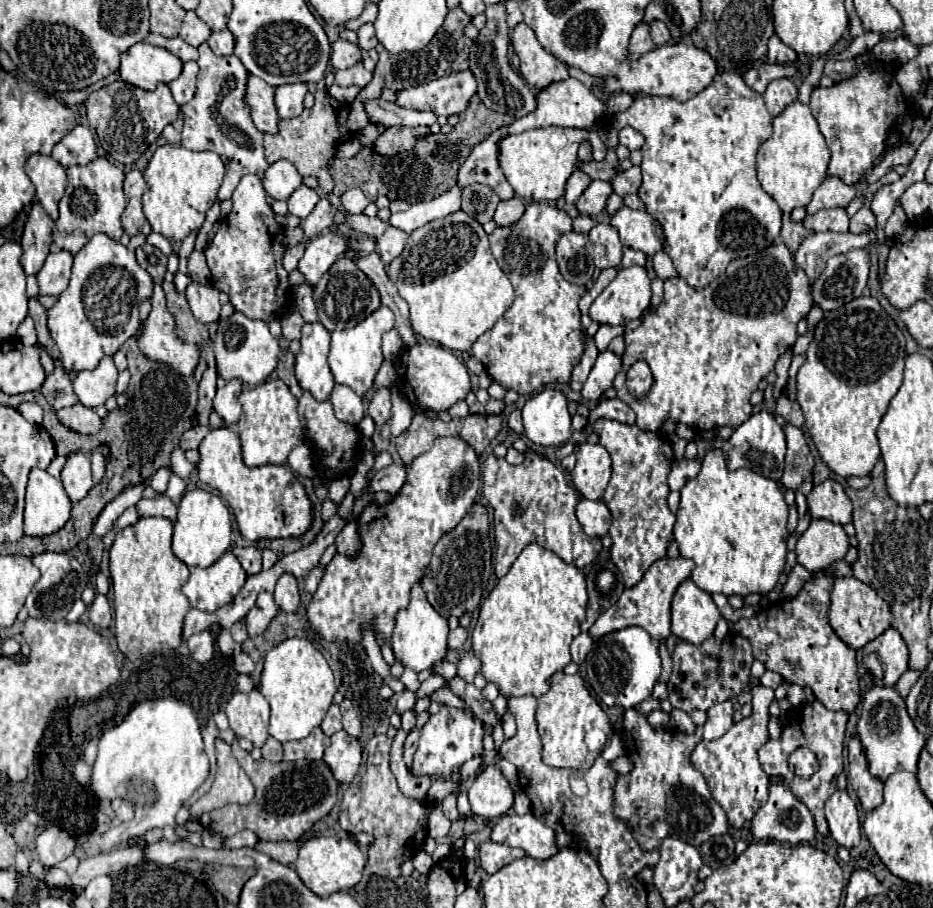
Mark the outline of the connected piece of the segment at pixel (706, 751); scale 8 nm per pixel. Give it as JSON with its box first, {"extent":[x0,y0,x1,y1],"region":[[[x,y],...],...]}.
{"extent":[690,682,775,828],"region":[[[758,682],[750,688],[750,694],[752,694],[752,706],[754,706],[752,716],[744,718],[742,722],[736,722],[718,740],[710,740],[710,742],[702,740],[690,756],[692,766],[698,772],[702,772],[714,800],[724,808],[728,822],[734,828],[742,828],[742,824],[748,822],[768,798],[768,774],[762,770],[756,752],[769,740],[768,711],[770,704],[775,700],[775,694],[773,689],[760,686]]]}

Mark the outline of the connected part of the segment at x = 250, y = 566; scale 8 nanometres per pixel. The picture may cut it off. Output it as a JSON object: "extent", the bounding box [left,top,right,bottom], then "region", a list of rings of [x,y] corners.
{"extent":[232,546,262,576],"region":[[[246,546],[246,548],[234,548],[232,550],[234,556],[240,560],[242,568],[246,570],[246,574],[254,576],[254,574],[260,574],[262,572],[262,556],[260,556],[260,550],[256,550],[254,546]]]}

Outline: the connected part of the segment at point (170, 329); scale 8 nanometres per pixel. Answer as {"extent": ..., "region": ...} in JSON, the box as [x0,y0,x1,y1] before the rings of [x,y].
{"extent":[138,282,200,376],"region":[[[156,282],[156,286],[154,286],[152,312],[150,312],[146,324],[144,324],[144,334],[138,340],[138,346],[140,346],[140,350],[144,352],[146,358],[150,358],[154,362],[160,362],[160,364],[166,364],[168,368],[172,368],[172,370],[176,370],[176,372],[180,372],[184,376],[192,376],[196,366],[198,366],[198,362],[200,362],[200,348],[196,344],[184,342],[176,334],[176,320],[174,320],[174,316],[166,308],[166,294],[164,294],[160,282]]]}

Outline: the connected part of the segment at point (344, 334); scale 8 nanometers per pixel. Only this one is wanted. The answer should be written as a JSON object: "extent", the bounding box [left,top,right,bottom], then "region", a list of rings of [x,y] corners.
{"extent":[328,306,394,398],"region":[[[380,306],[374,314],[370,314],[358,326],[354,326],[350,330],[342,330],[342,332],[332,332],[328,364],[330,364],[330,370],[332,370],[332,376],[334,376],[336,384],[350,386],[362,398],[372,390],[376,372],[380,370],[380,364],[384,362],[384,356],[382,356],[382,334],[388,332],[392,326],[394,326],[392,310],[388,310],[386,306]]]}

